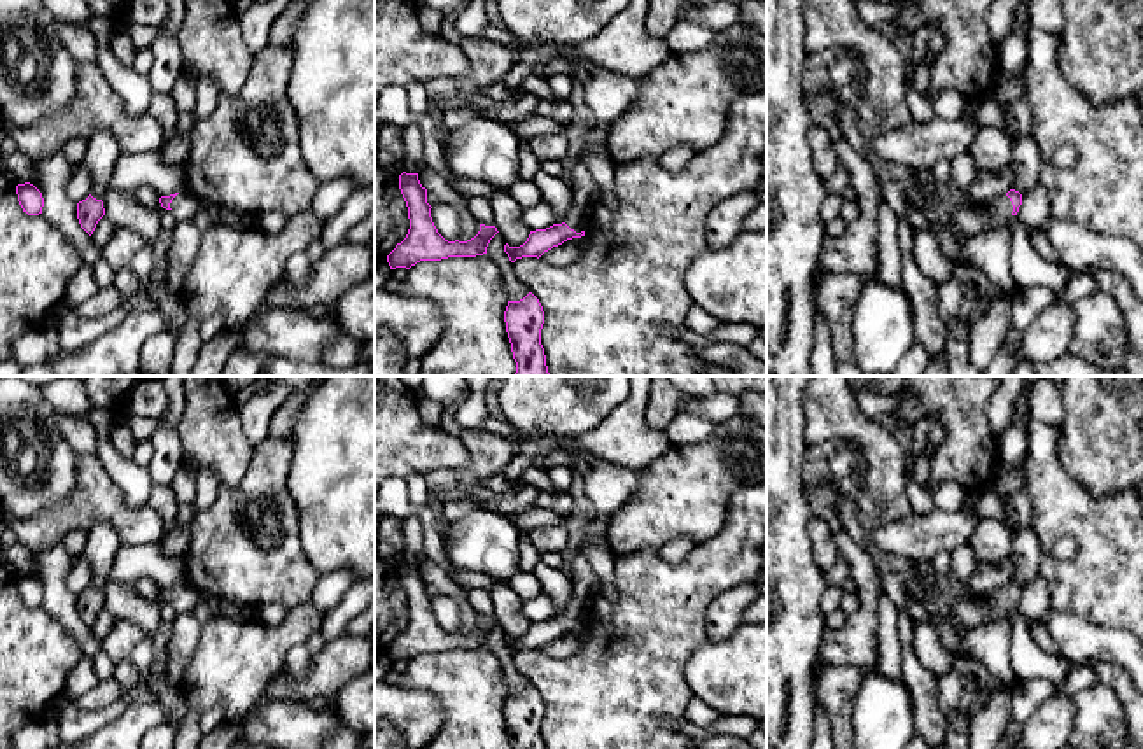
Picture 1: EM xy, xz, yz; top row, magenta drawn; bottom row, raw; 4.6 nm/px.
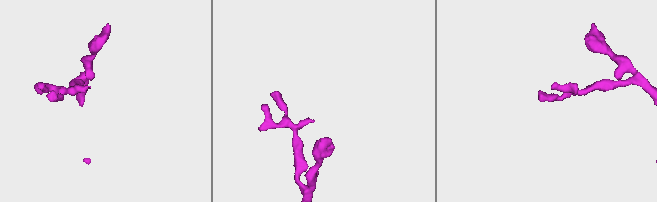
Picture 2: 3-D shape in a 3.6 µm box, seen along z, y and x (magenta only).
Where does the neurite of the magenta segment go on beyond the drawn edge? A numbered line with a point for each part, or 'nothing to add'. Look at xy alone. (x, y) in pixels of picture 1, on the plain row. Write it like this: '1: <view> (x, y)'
1: xy (184, 597)

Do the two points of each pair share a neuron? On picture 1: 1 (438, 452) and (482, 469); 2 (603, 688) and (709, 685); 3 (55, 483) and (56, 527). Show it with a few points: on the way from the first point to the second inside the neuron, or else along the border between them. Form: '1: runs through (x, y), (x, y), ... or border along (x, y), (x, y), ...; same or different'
1: border along (459, 438), (468, 464), (427, 475); different
2: border along (701, 646), (685, 669), (692, 695); different
3: border along (76, 469), (76, 485), (56, 504), (18, 520); different

